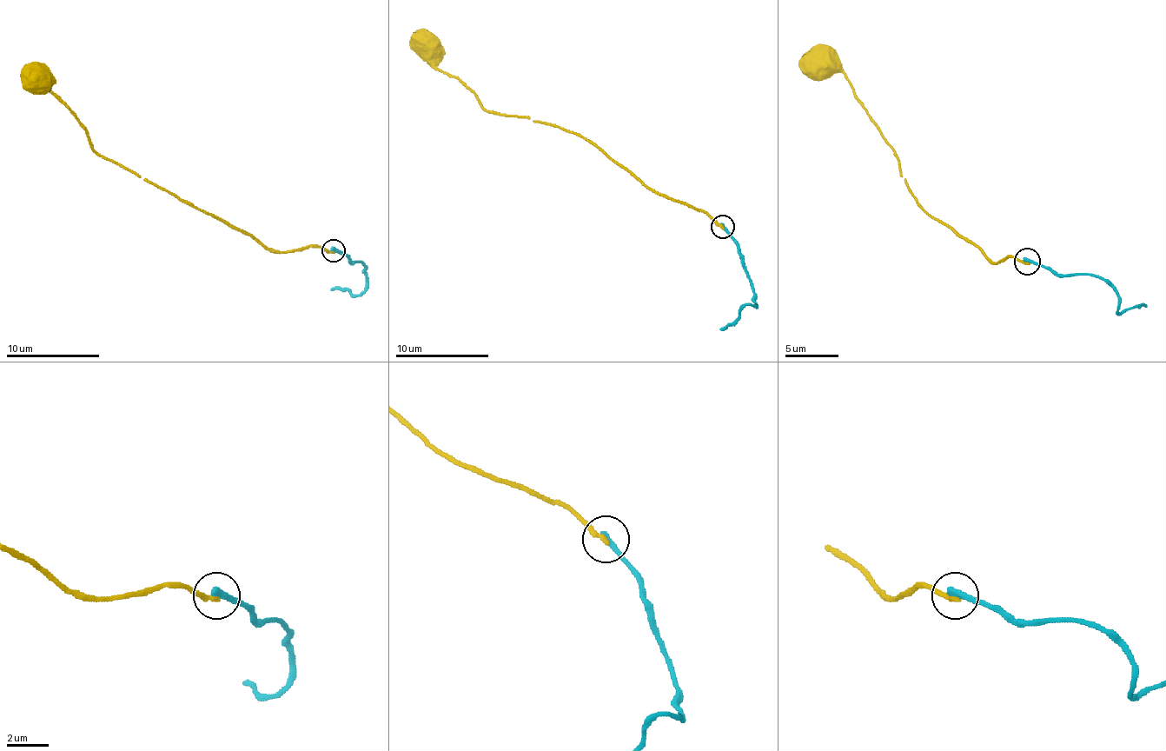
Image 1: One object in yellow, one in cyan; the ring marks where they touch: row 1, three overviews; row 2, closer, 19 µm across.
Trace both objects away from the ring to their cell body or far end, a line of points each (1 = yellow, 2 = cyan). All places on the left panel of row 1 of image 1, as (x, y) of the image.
1: (334, 249), (315, 245), (275, 252), (99, 155), (89, 142), (87, 129), (45, 87), (41, 87), (27, 73)
2: (334, 249), (361, 263), (366, 287), (357, 294), (331, 289)

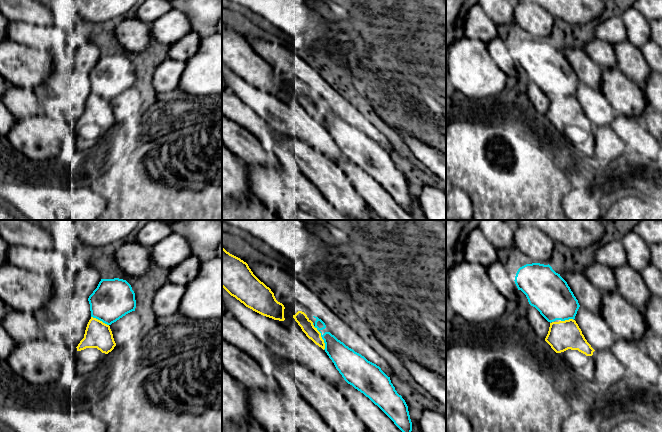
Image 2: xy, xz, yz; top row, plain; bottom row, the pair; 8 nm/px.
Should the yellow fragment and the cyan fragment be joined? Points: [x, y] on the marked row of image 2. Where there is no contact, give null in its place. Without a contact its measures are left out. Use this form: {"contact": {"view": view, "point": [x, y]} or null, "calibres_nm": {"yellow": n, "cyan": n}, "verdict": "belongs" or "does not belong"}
{"contact": {"view": "xz", "point": [320, 336]}, "calibres_nm": {"yellow": 100, "cyan": 190}, "verdict": "does not belong"}

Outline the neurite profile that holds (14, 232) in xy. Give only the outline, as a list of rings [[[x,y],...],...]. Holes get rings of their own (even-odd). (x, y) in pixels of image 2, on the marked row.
[[[0,220],[0,236],[9,245],[46,250],[53,246],[51,234],[28,220]]]

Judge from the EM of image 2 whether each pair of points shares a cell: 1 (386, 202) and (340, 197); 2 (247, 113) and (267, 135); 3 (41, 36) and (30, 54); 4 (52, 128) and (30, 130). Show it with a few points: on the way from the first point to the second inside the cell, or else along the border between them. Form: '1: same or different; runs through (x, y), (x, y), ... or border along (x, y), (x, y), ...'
1: different; border along (350, 182), (370, 208)
2: same; runs through (250, 118), (262, 130)
3: different; border along (12, 39), (35, 48)
4: same; runs through (47, 128), (35, 128)

